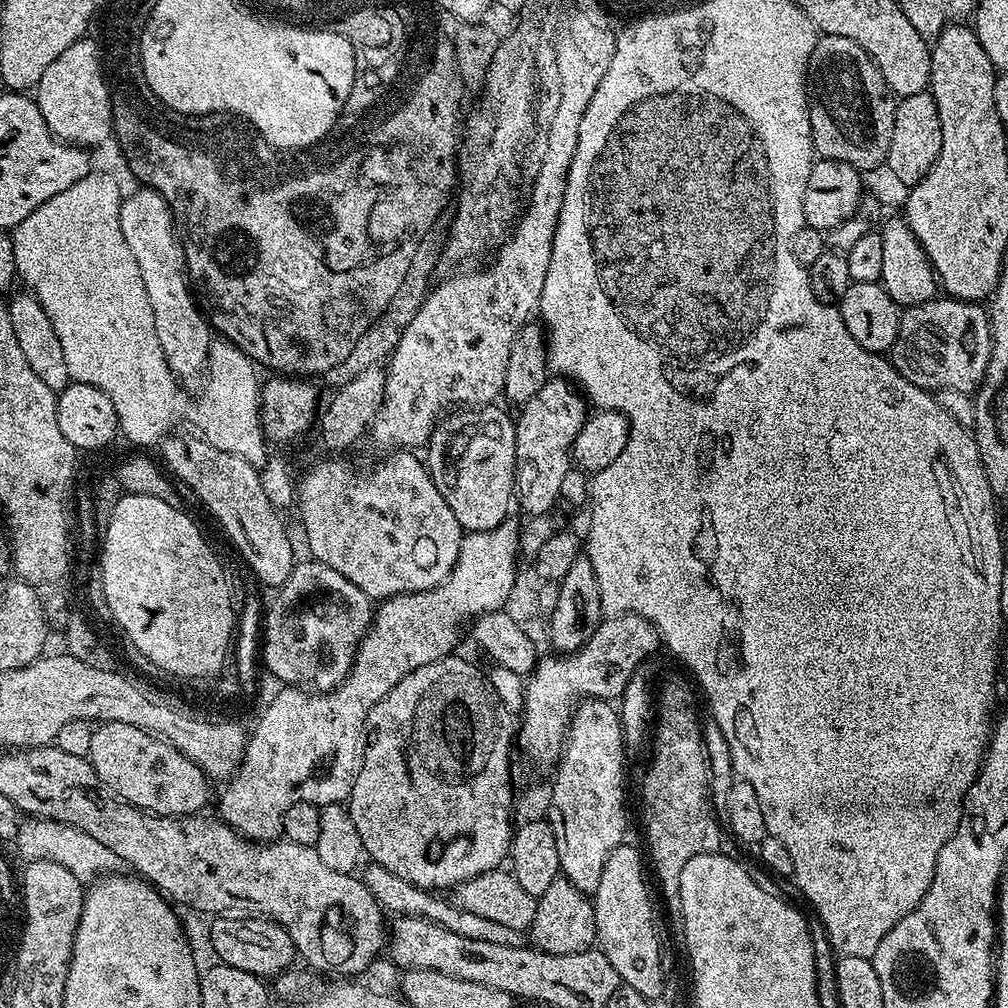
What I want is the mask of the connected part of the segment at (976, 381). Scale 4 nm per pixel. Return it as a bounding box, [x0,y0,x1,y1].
[890,298,992,393]

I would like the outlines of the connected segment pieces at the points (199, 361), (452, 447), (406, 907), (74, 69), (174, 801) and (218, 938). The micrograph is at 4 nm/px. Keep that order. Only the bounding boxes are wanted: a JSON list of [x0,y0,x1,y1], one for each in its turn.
[[120,187,214,381],[426,406,516,532],[362,863,525,948],[34,38,112,146],[87,722,210,816],[208,916,298,978]]

